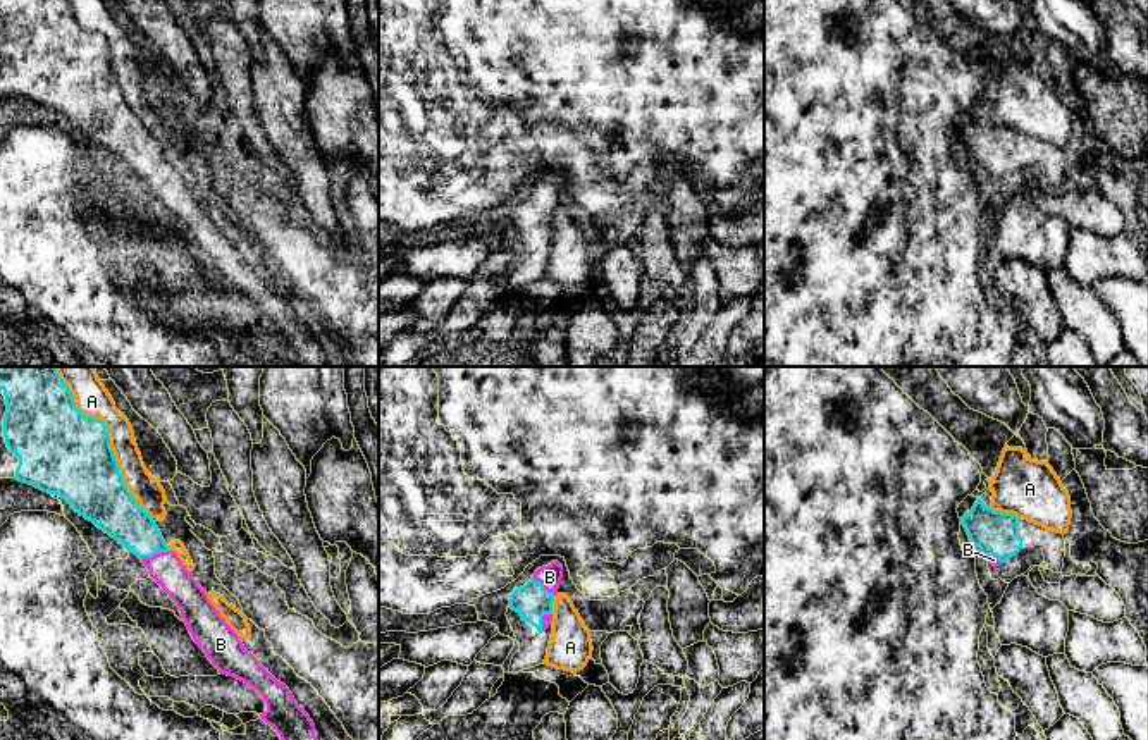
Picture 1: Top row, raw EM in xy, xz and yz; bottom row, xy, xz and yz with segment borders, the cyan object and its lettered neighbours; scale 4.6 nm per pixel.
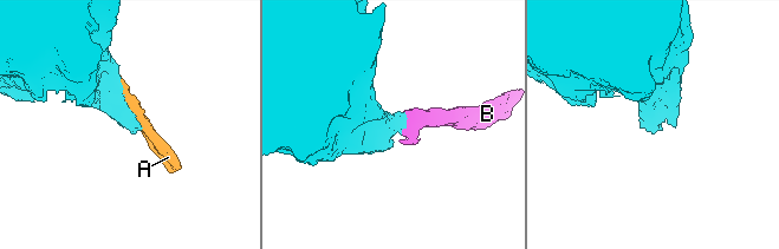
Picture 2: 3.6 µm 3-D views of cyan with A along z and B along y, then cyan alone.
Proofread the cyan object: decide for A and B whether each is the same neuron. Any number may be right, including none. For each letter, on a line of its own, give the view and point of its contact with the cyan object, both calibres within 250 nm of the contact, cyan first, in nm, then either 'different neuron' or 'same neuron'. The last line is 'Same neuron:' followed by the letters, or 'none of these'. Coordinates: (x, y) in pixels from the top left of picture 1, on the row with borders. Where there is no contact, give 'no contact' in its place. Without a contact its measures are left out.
A: meets cyan in xy at (109, 437); 400 nm thick on the cyan side, 160 nm on the other; different neuron
B: meets cyan in xy at (154, 554); 200 nm thick on the cyan side, 160 nm on the other; same neuron
Same neuron: B

